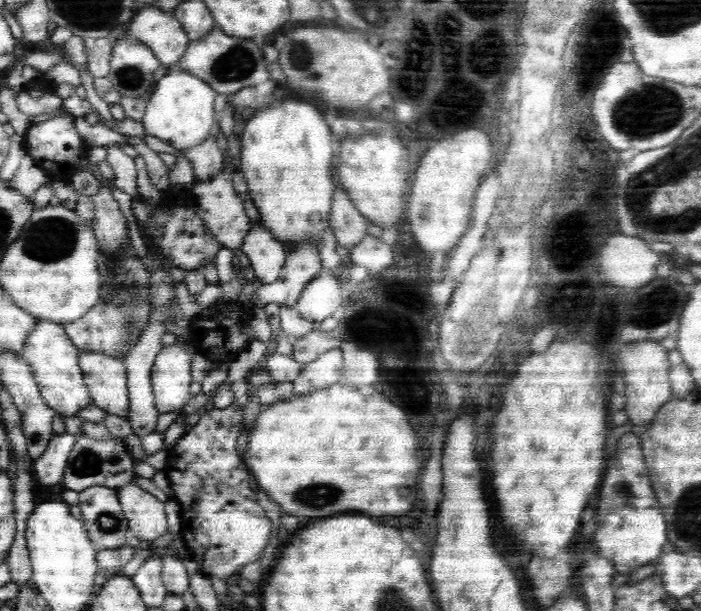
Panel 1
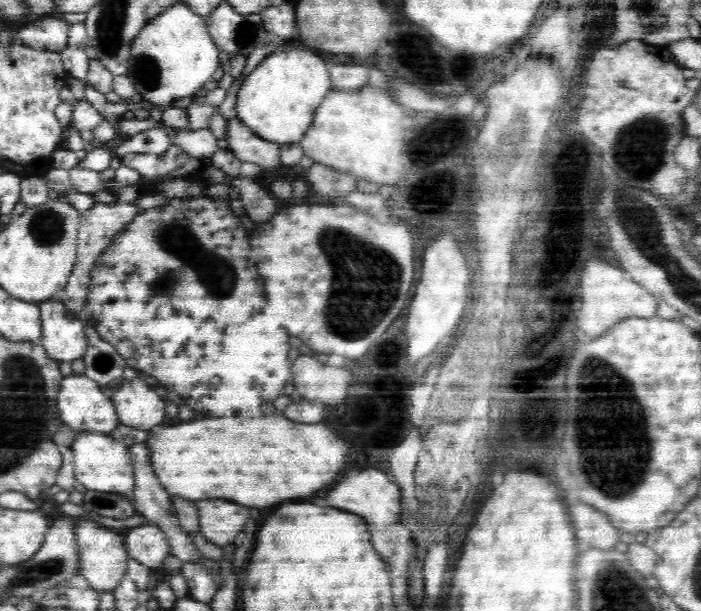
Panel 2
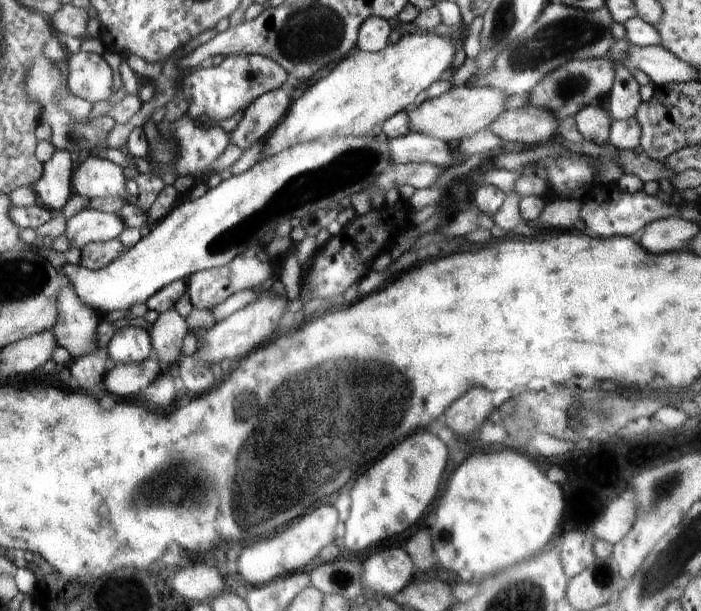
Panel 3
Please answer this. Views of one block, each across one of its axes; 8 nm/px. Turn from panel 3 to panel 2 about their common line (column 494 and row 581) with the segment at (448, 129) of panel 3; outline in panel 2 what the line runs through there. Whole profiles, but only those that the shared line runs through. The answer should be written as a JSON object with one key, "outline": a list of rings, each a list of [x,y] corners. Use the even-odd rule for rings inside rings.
{"outline":[[[73,520],[74,532],[79,552],[79,568],[86,581],[98,592],[113,592],[127,574],[129,554],[125,547],[123,535],[113,529],[96,524],[95,521]]]}

